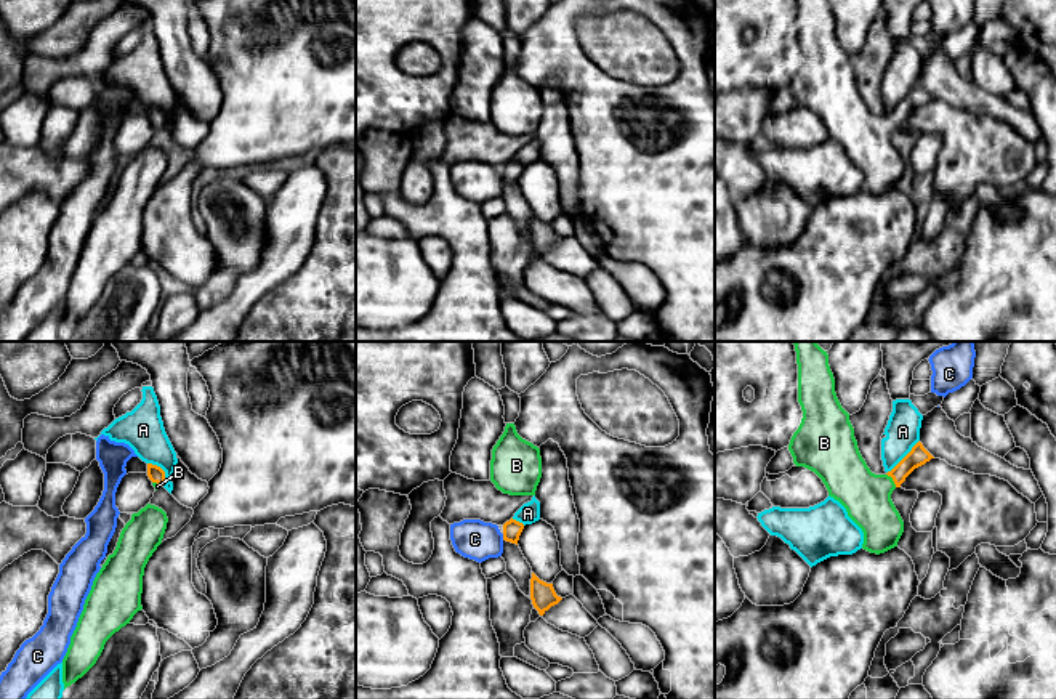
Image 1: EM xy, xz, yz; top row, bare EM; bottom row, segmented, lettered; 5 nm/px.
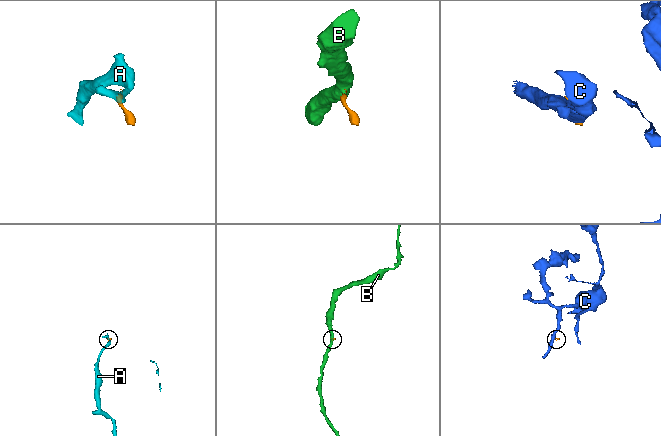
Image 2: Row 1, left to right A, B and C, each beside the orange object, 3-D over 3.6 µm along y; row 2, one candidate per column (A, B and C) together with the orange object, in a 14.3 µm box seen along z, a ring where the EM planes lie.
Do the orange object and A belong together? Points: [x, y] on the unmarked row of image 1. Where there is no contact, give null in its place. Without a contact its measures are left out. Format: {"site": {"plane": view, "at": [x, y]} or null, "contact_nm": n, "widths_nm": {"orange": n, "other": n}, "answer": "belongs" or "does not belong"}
{"site": {"plane": "yz", "at": [904, 98]}, "contact_nm": 240, "widths_nm": {"orange": 100, "other": 180}, "answer": "does not belong"}

